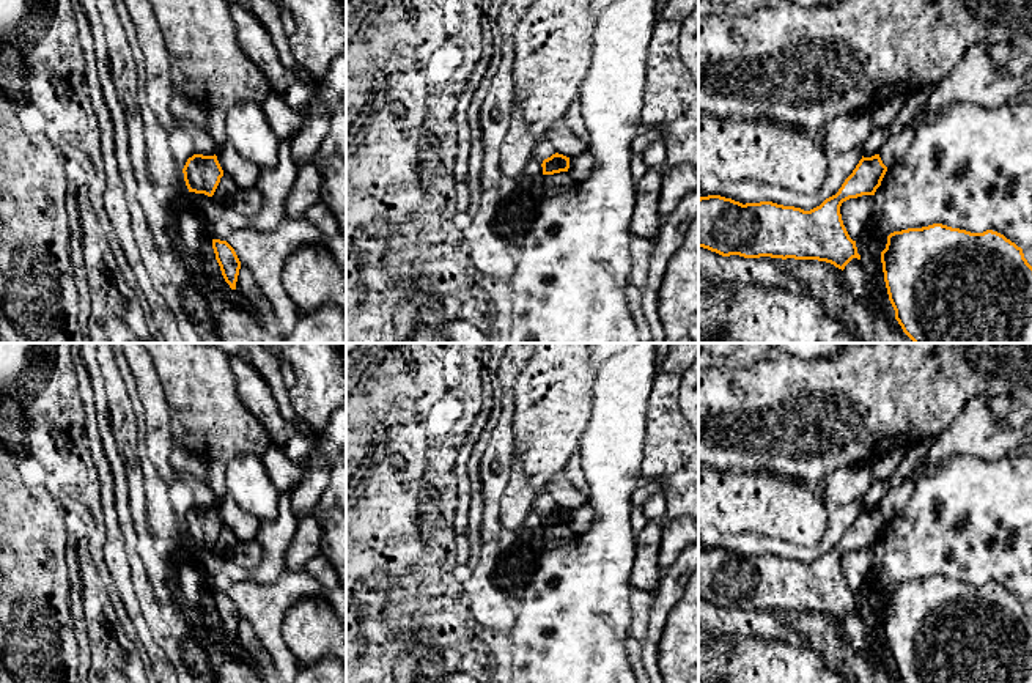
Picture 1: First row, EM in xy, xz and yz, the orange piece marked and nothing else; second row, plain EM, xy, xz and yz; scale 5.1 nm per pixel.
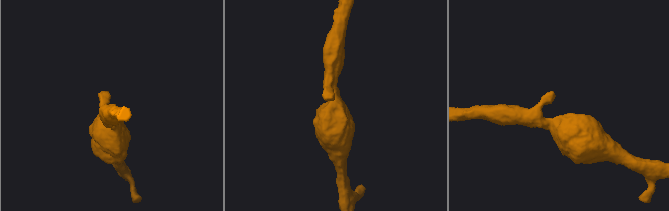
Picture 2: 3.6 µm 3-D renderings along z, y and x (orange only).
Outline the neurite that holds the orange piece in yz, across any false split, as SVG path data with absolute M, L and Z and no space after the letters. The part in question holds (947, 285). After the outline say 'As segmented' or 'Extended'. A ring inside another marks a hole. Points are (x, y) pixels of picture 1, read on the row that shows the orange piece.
M942 223L894 231L881 263L895 319L914 343L1032 343L1032 266L1004 234L971 233Z. As segmented

